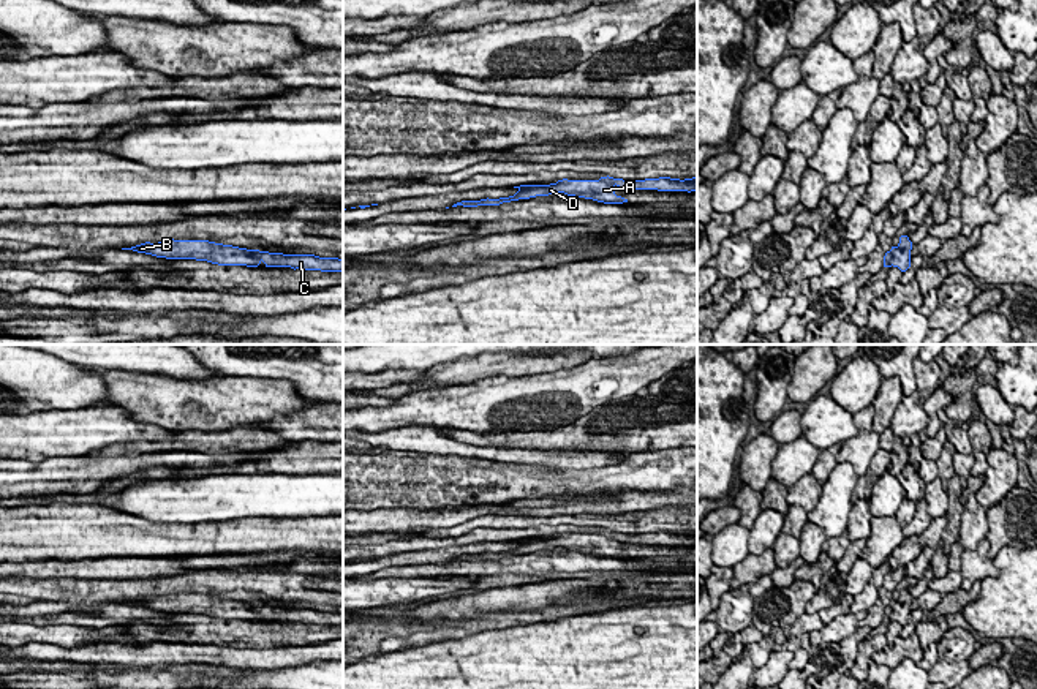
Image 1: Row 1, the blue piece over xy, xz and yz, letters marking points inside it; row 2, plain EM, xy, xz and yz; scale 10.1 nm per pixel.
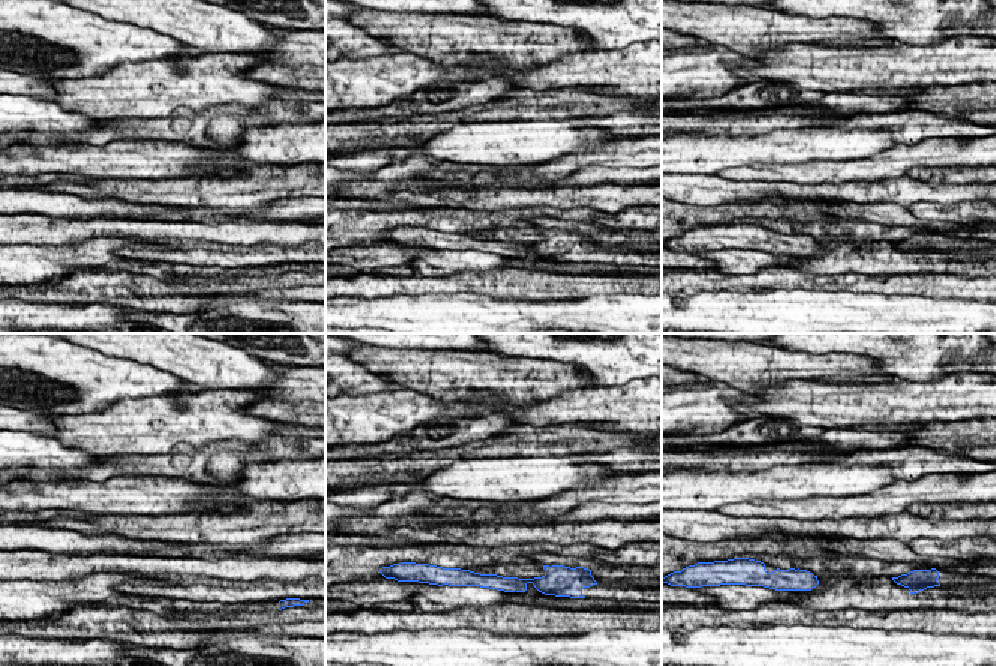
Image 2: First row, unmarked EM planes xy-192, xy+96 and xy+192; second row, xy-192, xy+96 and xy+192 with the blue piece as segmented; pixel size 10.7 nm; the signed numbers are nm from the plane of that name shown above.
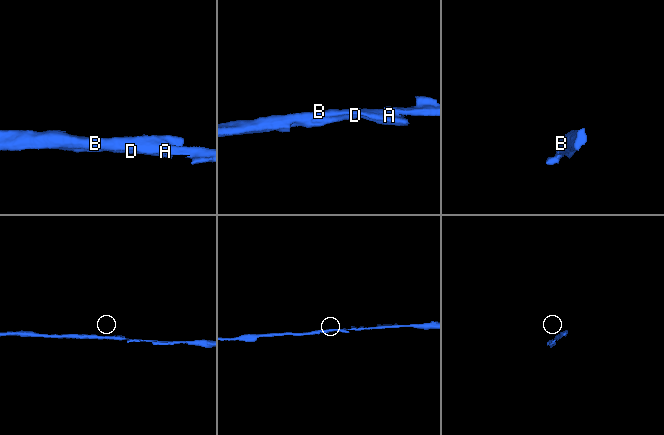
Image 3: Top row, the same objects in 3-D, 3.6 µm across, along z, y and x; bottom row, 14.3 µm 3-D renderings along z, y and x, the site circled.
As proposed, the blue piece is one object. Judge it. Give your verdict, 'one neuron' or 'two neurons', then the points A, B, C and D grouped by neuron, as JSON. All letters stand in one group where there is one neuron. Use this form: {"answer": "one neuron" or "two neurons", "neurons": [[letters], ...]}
{"answer": "two neurons", "neurons": [["A", "B", "D"], ["C"]]}

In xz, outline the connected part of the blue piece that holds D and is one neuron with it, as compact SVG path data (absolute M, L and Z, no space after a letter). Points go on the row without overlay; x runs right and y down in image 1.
M558 534L556 537L550 539L520 539L514 540L518 545L509 552L500 553L481 553L481 555L462 555L454 558L452 561L463 559L463 561L477 561L477 559L500 559L503 556L518 555L518 553L530 553L536 550L549 550L555 547L564 547L568 550L593 553L604 558L623 558L628 553L615 548L615 539L601 536L601 534Z

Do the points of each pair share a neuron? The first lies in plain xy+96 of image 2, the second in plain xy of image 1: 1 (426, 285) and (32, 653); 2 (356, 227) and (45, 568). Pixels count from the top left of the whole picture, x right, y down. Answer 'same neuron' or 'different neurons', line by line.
1: same neuron
2: different neurons

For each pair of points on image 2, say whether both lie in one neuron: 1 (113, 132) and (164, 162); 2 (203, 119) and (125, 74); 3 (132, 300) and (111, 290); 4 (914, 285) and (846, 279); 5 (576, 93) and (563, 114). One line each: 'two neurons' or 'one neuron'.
1: two neurons
2: two neurons
3: one neuron
4: one neuron
5: one neuron

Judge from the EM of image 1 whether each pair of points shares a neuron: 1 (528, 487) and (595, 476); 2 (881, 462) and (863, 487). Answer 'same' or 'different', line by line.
1: same
2: same

